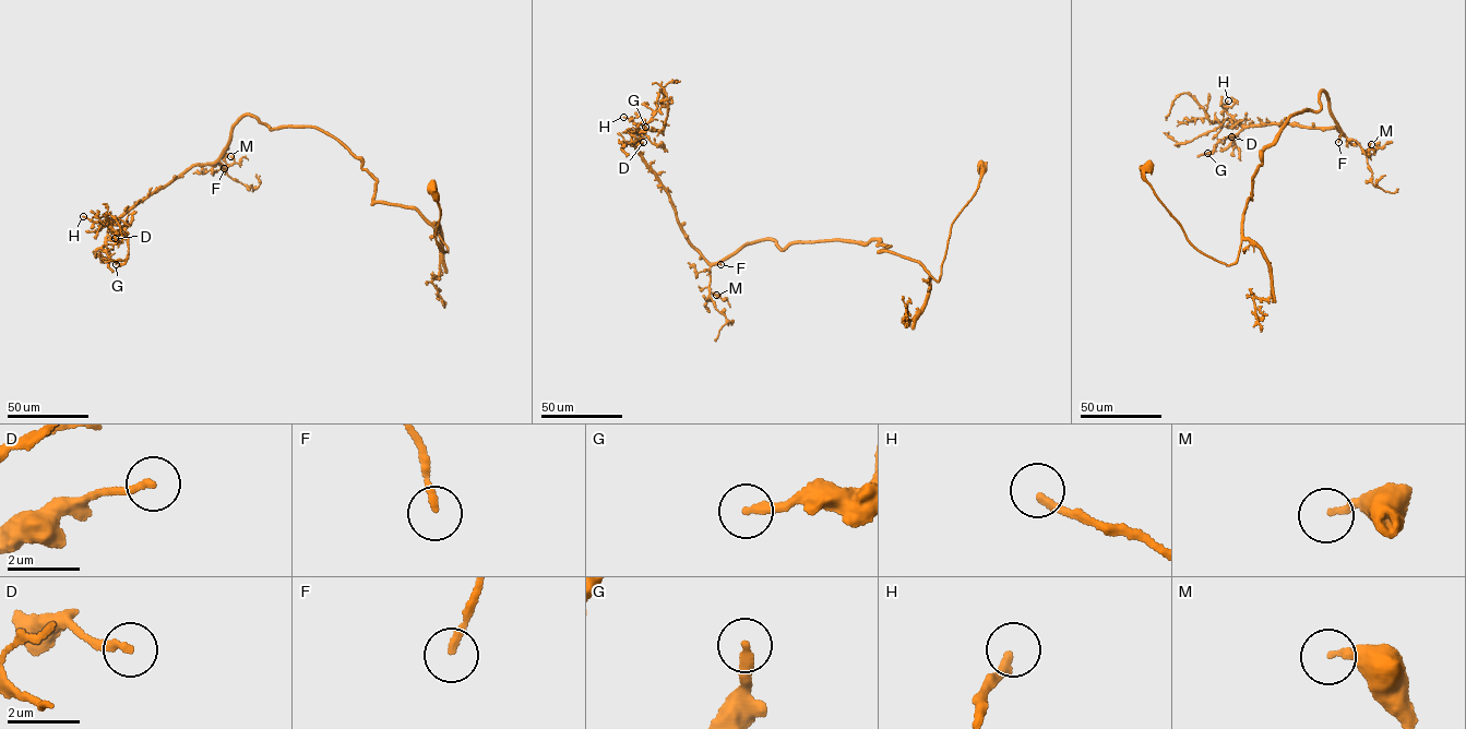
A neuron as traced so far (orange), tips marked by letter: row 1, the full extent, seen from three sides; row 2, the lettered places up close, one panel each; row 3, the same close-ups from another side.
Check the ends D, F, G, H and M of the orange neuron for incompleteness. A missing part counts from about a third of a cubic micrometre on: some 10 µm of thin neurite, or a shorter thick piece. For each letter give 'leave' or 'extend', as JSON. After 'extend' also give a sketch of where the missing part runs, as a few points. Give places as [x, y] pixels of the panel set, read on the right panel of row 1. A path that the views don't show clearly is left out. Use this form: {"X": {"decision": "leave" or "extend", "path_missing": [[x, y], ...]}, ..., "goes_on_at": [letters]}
{"D": {"decision": "leave"}, "F": {"decision": "extend"}, "G": {"decision": "leave"}, "H": {"decision": "extend"}, "M": {"decision": "leave"}, "goes_on_at": ["F", "H"]}

